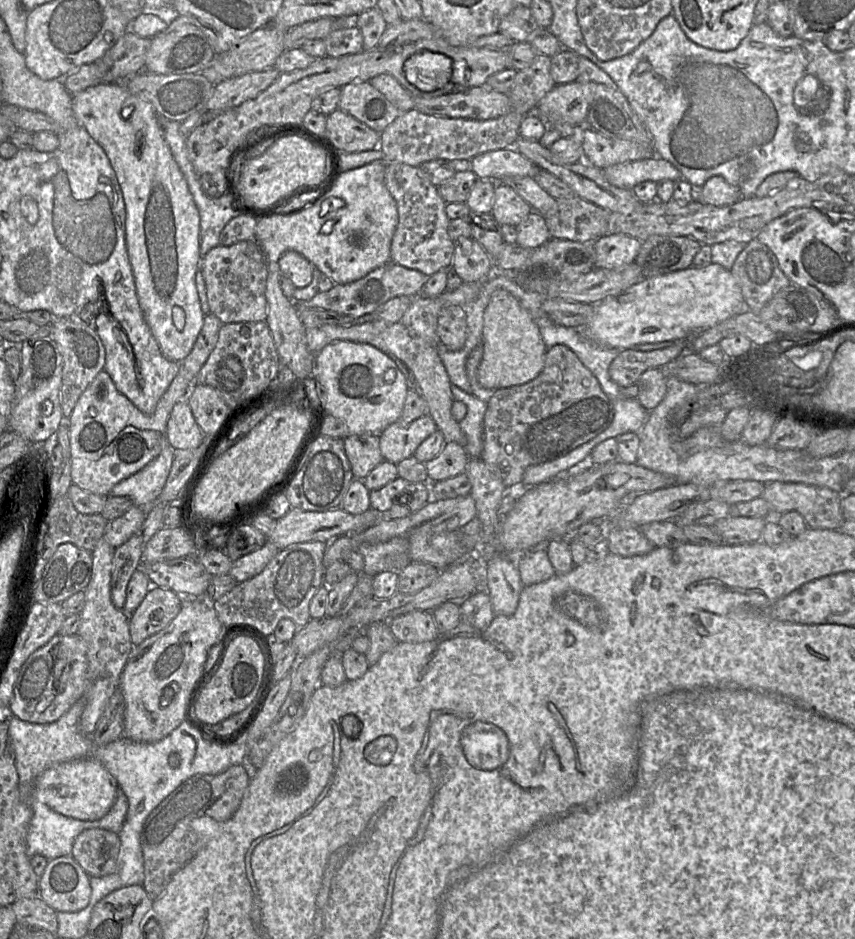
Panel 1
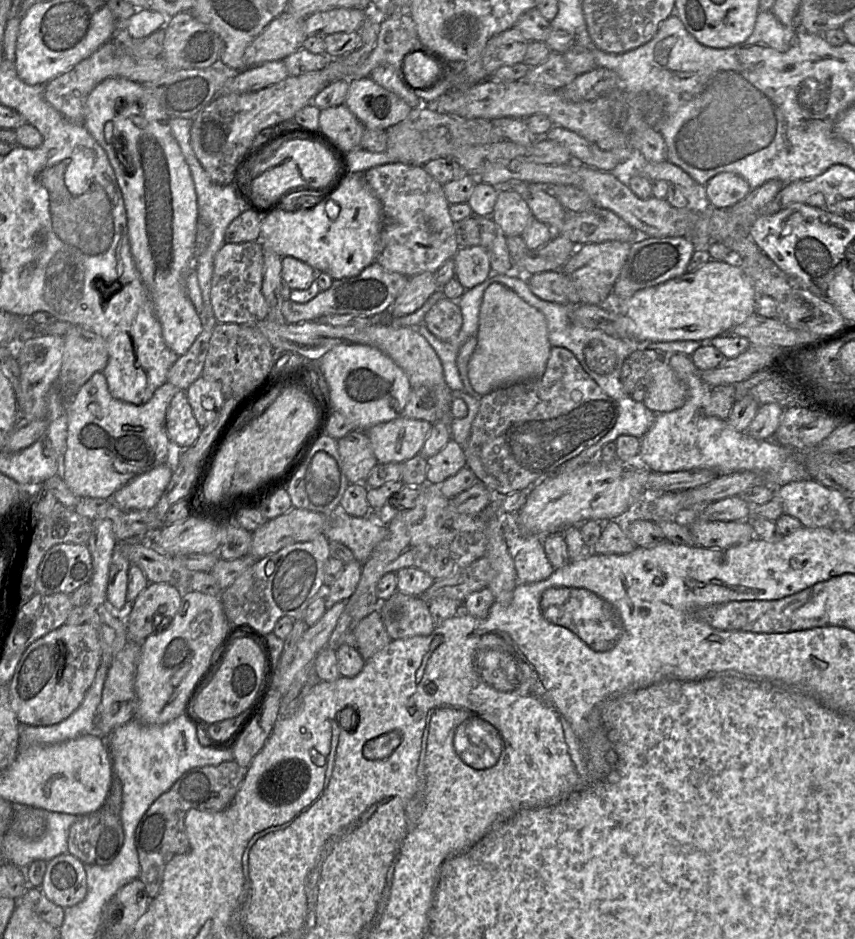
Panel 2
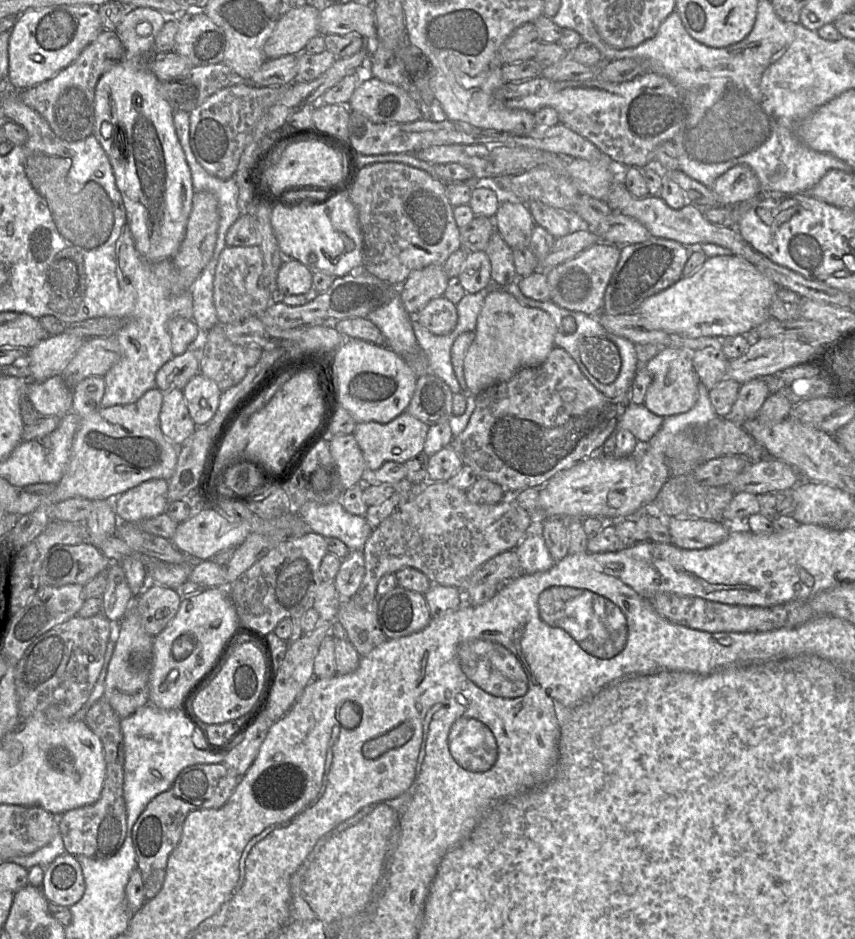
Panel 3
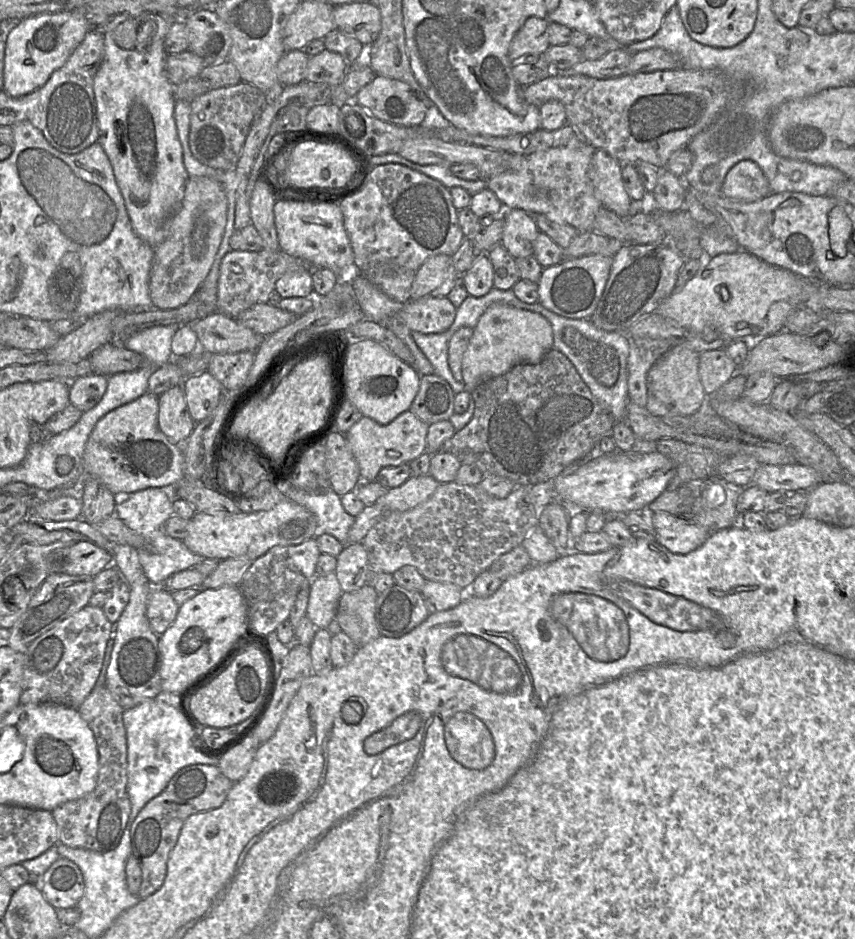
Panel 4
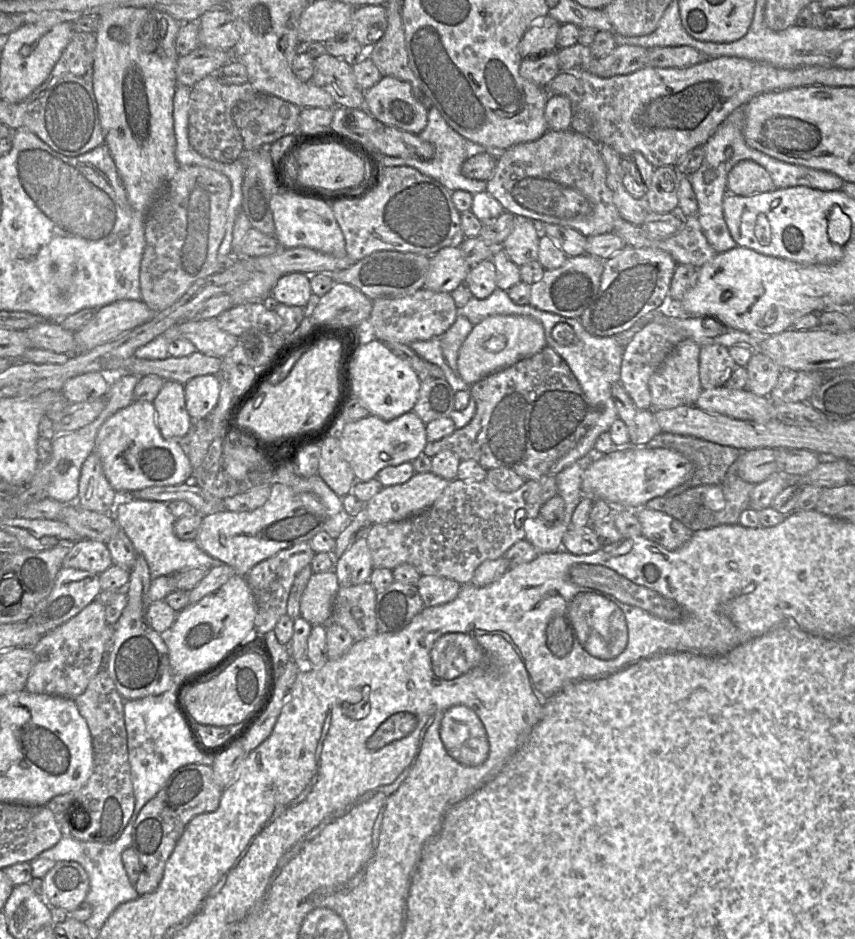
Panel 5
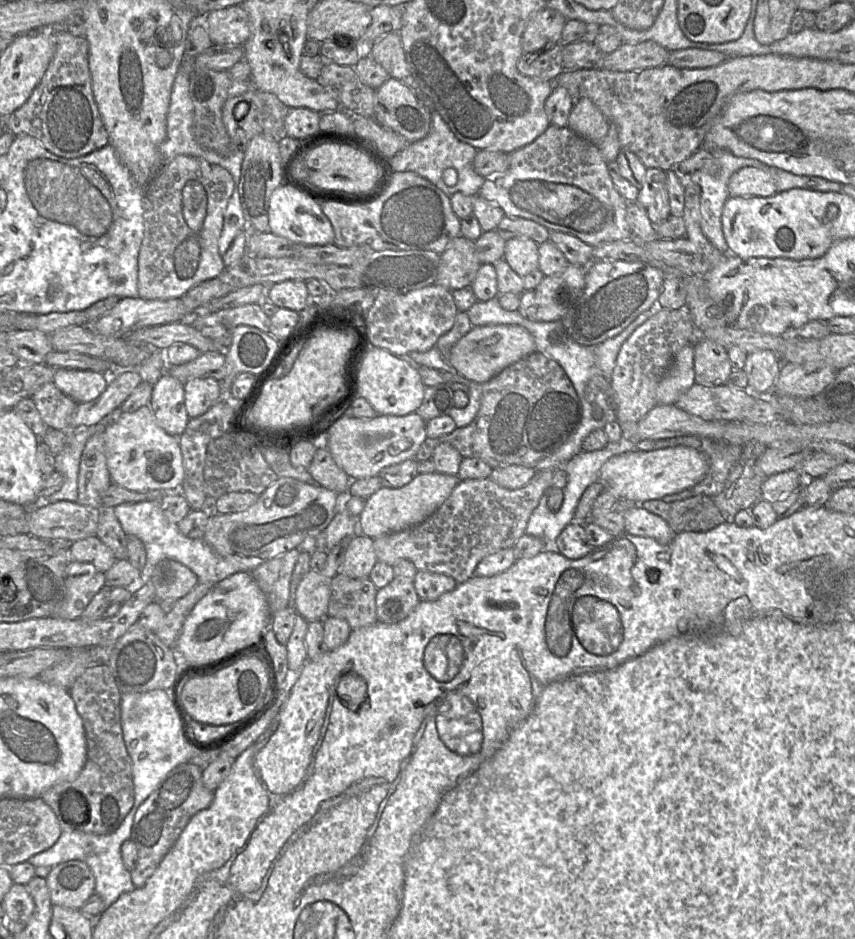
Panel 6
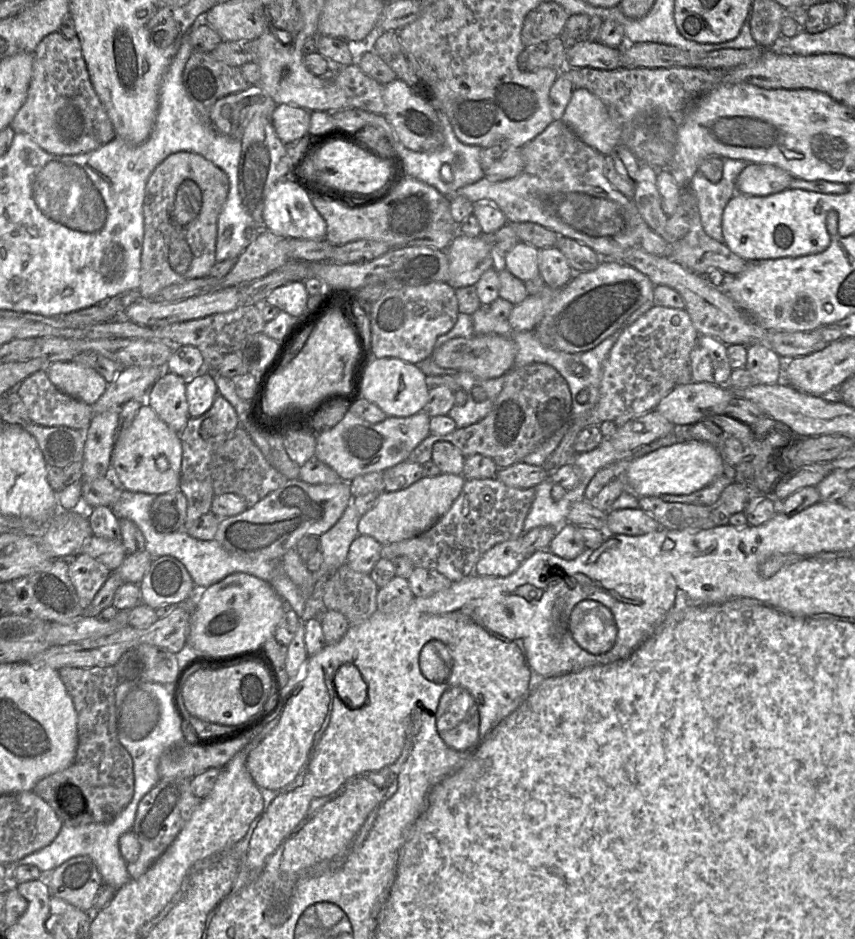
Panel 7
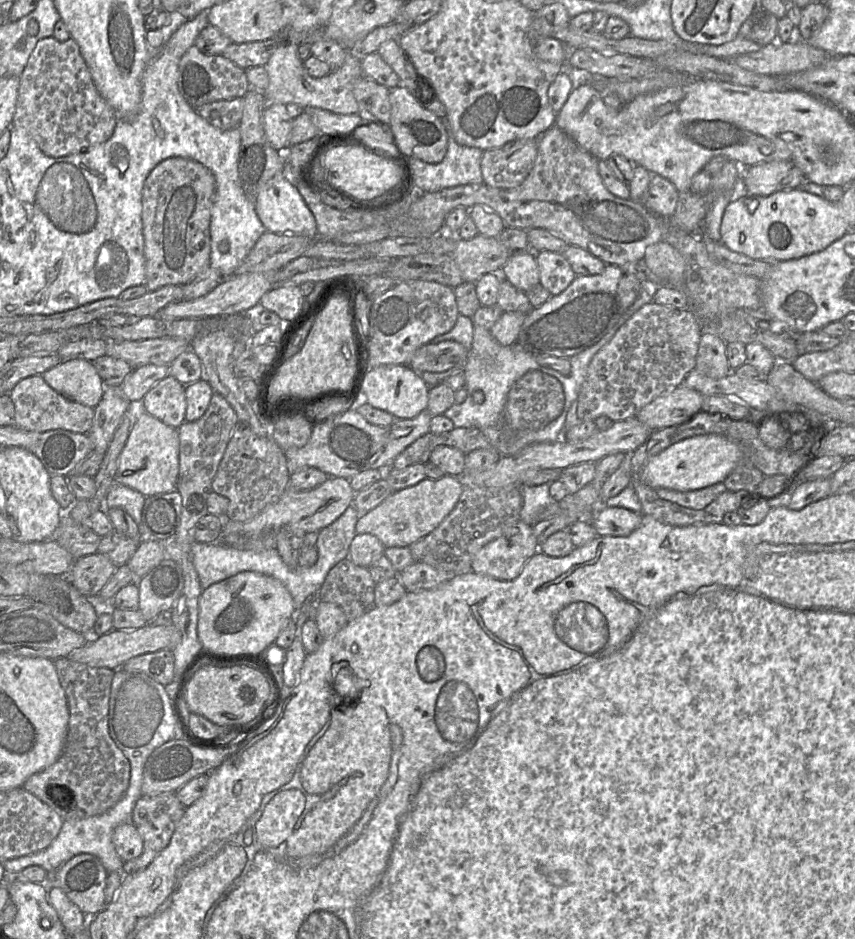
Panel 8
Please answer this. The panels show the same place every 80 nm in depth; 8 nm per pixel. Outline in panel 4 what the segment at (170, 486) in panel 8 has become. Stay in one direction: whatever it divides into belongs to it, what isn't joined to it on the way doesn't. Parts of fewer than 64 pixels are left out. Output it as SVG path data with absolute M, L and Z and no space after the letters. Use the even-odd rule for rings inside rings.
M145 393L103 416L93 428L83 453L83 475L96 478L111 493L176 486L183 478L184 456L157 426L158 396Z

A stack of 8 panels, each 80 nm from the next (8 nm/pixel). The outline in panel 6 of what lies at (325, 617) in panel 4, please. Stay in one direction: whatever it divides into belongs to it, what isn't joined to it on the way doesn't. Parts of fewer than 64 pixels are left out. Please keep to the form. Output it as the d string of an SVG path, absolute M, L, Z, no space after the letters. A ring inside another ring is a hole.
M310 570L299 582L296 592L294 609L307 620L323 620L328 613L331 578Z

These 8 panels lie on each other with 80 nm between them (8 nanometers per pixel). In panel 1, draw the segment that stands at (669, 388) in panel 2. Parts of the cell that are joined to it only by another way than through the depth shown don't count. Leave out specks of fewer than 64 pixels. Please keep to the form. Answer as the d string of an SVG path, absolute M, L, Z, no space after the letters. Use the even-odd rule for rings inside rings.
M662 368L646 370L634 384L638 386L637 400L647 410L655 409L664 399L667 392L668 377Z

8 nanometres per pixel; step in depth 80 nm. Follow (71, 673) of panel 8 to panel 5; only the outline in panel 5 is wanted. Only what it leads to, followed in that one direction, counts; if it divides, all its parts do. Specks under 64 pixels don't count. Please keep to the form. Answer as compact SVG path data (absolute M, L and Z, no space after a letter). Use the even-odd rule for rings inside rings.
M100 669L75 703L86 720L93 744L93 772L79 790L53 797L46 804L53 812L62 837L85 842L112 843L123 833L135 807L131 779L124 699L106 669Z

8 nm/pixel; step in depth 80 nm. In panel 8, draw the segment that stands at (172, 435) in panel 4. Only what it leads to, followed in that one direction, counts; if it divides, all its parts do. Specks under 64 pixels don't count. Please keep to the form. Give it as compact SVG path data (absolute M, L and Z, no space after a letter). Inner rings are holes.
M172 375L157 382L143 397L136 410L143 410L166 425L179 428L186 415L186 386Z

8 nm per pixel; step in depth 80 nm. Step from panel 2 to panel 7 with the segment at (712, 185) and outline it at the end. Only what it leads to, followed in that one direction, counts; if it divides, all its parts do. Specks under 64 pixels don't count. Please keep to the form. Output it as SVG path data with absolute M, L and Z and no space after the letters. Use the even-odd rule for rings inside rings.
M748 163L736 180L738 193L769 196L790 188L793 176L786 170L772 165Z

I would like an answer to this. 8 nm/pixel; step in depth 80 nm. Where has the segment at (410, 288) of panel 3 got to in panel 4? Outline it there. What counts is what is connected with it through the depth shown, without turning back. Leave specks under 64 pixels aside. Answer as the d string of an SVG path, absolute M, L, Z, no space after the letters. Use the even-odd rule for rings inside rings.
M439 254L430 257L415 272L410 300L424 296L447 297L459 276L462 275L455 269L452 256Z

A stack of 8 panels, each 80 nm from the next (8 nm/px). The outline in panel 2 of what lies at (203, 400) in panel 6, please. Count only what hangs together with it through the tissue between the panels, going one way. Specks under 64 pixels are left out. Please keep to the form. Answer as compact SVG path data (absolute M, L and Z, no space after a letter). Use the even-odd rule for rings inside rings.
M201 375L185 392L199 426L204 428L213 422L225 401L220 384Z

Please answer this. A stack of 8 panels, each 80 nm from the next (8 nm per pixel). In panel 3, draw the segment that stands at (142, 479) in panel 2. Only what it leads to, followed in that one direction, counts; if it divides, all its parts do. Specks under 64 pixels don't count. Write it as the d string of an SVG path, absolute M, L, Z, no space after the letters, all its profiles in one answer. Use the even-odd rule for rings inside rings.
M151 479L120 495L115 503L118 519L138 523L166 512L168 480Z

